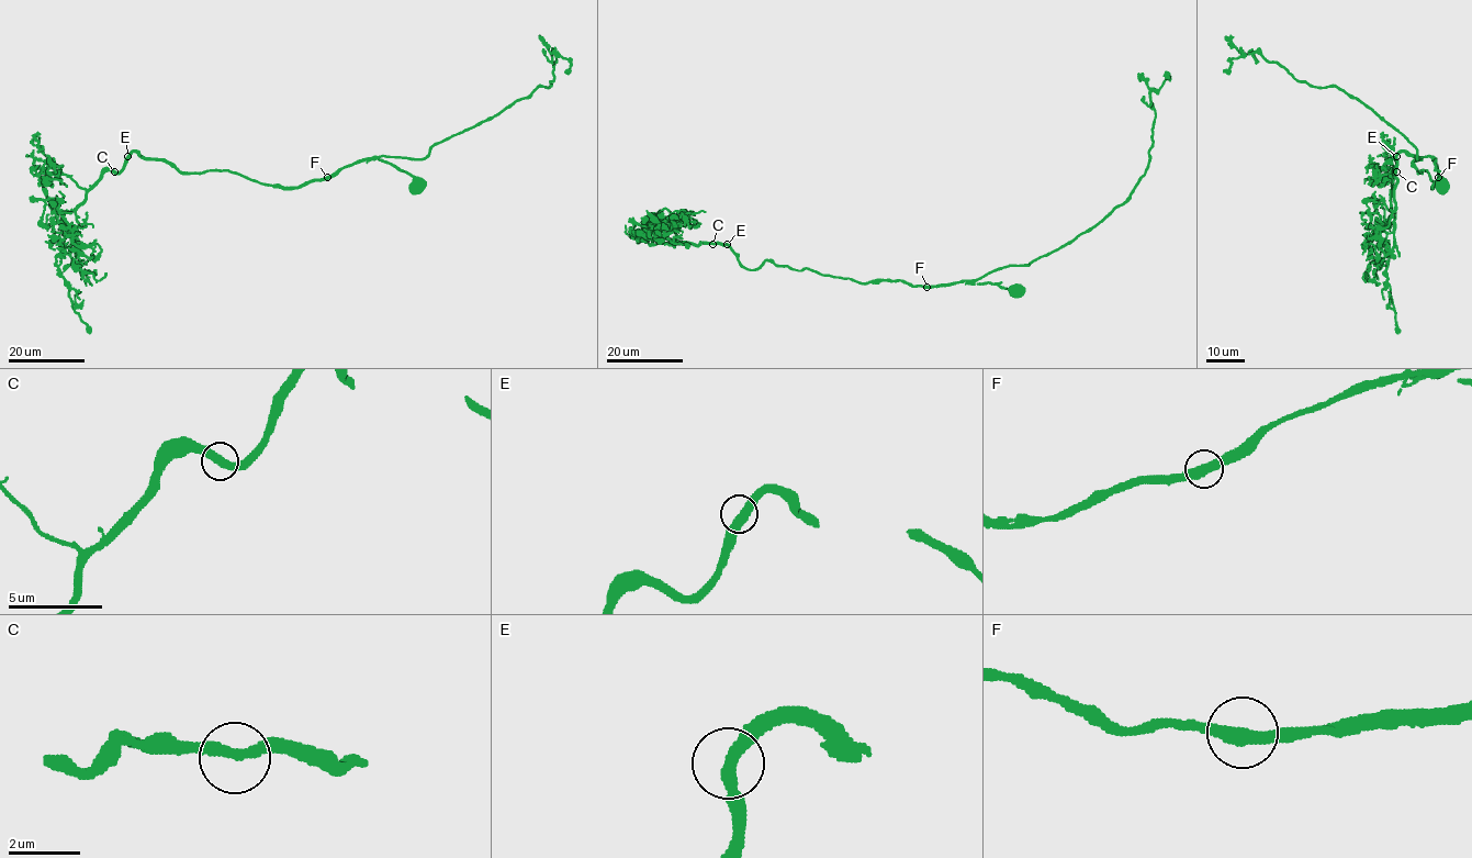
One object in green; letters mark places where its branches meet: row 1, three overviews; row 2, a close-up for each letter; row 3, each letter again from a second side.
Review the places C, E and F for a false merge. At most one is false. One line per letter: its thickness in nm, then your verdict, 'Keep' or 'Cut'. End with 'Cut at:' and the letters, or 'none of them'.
C: Thickness 360 nm. Keep
E: Thickness 360 nm. Keep
F: Thickness 360 nm. Keep
Cut at: none of them

